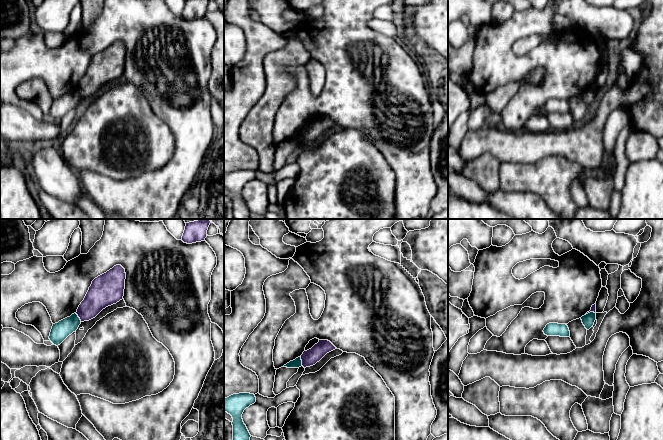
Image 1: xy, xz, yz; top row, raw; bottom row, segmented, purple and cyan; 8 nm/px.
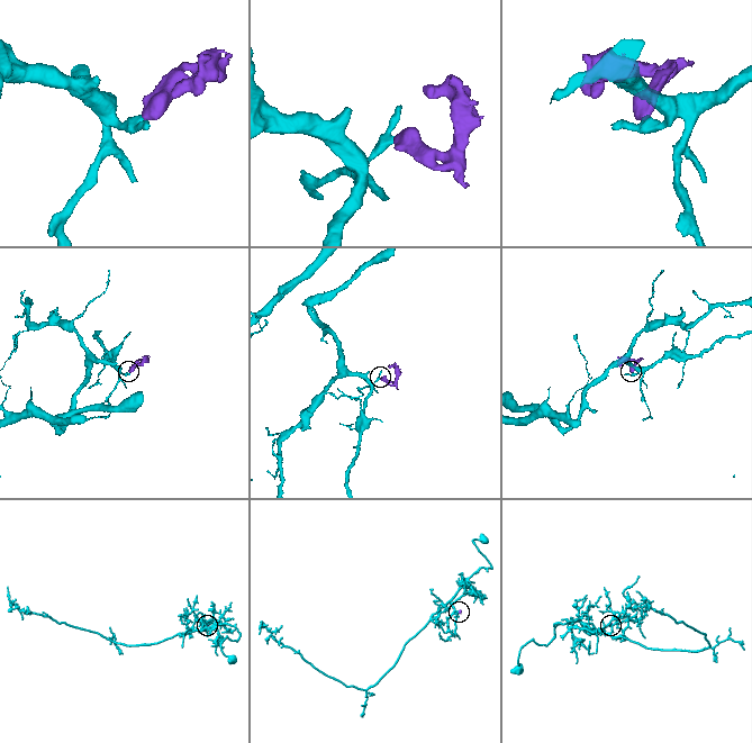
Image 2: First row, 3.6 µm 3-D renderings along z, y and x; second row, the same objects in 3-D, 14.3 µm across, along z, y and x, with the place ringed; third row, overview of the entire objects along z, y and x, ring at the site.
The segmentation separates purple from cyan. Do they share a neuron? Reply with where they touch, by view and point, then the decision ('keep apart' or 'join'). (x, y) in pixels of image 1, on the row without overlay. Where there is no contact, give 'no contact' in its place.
xz (302, 137) | keep apart

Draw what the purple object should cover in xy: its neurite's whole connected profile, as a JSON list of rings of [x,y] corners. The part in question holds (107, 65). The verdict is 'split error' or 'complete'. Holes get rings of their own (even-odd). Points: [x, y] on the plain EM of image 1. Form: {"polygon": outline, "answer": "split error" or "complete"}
{"polygon": [[[121,41],[95,54],[76,88],[81,98],[95,94],[103,85],[122,76],[125,55],[125,45]]], "answer": "complete"}

